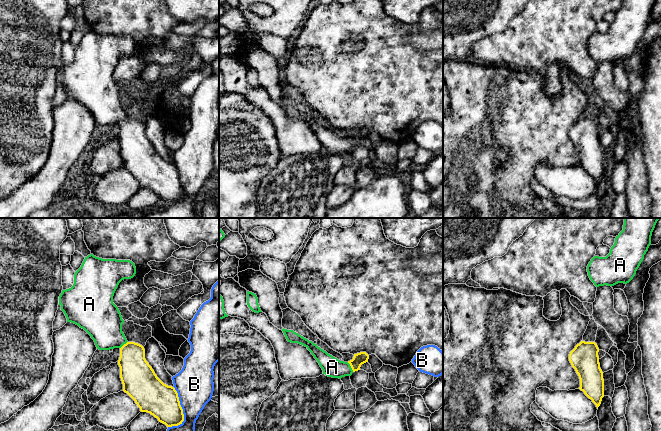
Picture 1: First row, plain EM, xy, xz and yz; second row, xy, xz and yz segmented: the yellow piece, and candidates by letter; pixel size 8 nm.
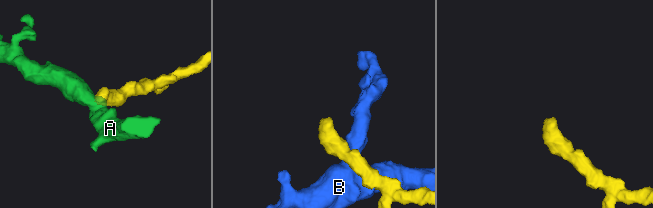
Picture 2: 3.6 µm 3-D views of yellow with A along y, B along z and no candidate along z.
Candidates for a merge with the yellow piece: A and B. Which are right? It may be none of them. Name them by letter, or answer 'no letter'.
A

